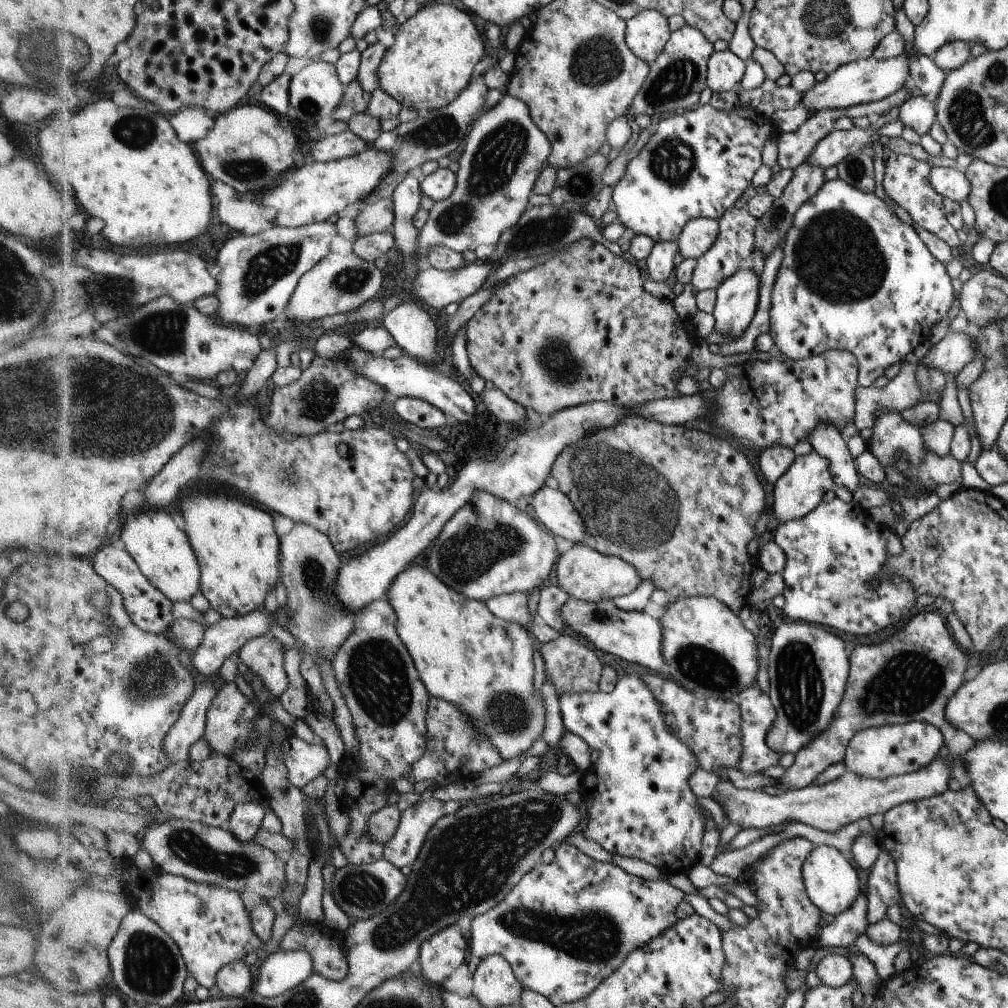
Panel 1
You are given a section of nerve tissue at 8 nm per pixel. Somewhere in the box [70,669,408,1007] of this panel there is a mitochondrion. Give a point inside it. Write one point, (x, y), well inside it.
(149, 966)

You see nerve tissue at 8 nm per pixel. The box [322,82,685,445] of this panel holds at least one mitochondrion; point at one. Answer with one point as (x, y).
(494, 163)

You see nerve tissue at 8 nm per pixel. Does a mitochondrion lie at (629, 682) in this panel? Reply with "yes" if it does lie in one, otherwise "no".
no

